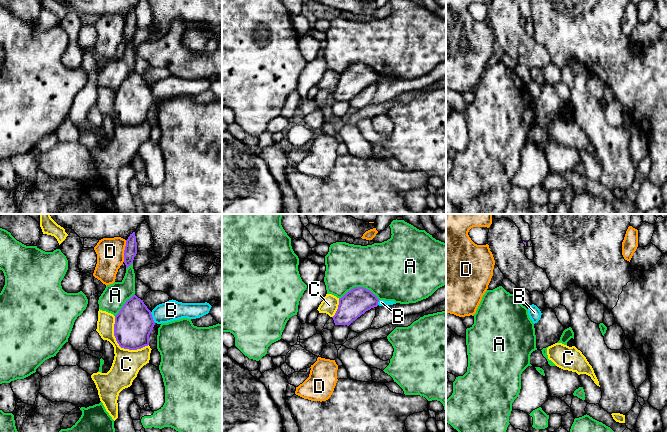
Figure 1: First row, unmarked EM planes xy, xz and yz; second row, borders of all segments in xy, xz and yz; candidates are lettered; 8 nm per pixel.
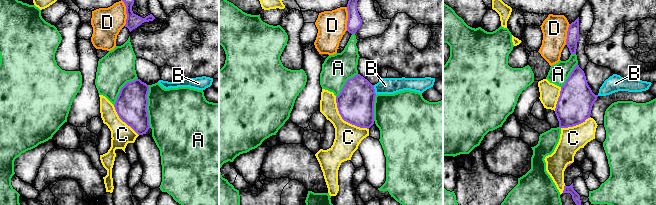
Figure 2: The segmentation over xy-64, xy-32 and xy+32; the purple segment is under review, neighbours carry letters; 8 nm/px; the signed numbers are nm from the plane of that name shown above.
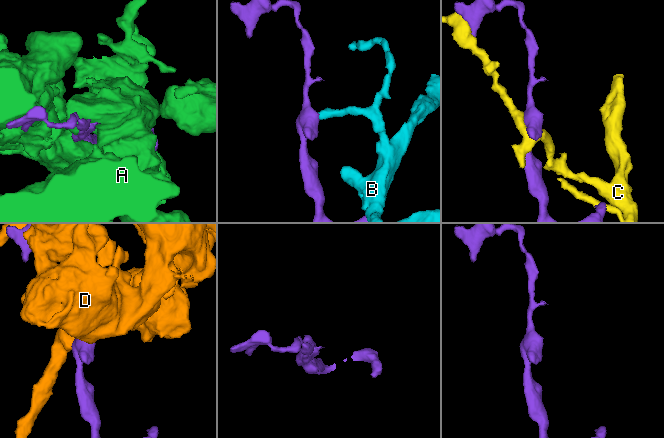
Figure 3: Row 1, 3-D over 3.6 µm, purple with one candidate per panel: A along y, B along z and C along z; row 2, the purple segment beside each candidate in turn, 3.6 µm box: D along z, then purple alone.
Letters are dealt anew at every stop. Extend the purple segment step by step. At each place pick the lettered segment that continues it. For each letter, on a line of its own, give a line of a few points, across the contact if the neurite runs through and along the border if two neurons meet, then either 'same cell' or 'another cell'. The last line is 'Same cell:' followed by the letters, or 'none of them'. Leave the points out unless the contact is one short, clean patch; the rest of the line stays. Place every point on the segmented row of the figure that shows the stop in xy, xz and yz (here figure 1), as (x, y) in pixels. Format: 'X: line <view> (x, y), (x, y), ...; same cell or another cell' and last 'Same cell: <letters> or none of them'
A: another cell
B: another cell
C: another cell
D: another cell
Same cell: none of them

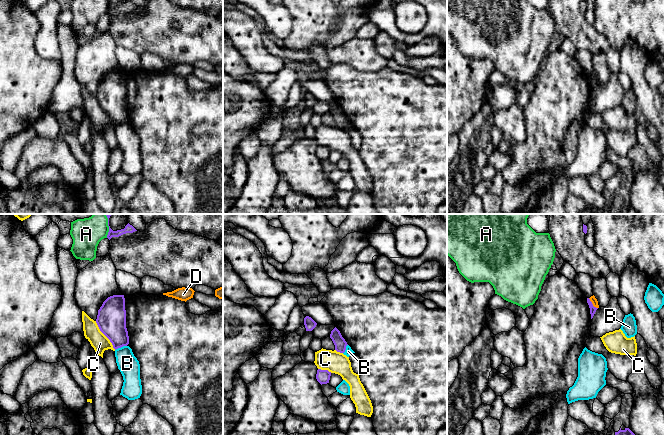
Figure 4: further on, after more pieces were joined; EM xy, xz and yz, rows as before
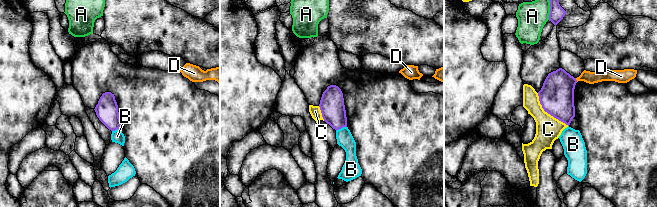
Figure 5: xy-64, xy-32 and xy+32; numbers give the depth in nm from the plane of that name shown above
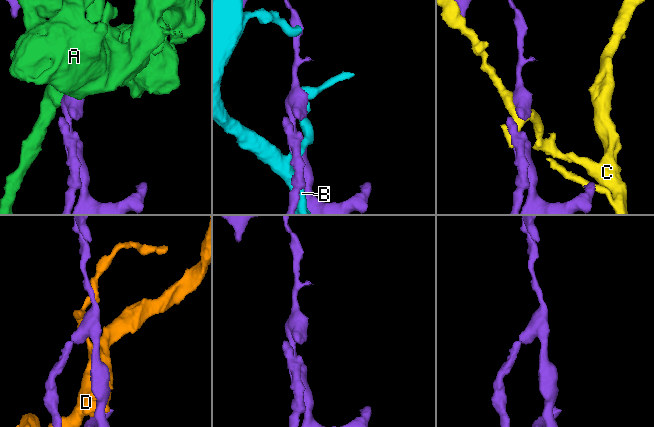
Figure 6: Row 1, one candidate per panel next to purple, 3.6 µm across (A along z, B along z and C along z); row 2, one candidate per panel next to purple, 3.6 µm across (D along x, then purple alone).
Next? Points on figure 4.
A: another cell
B: another cell
C: another cell
D: another cell
Same cell: none of them

